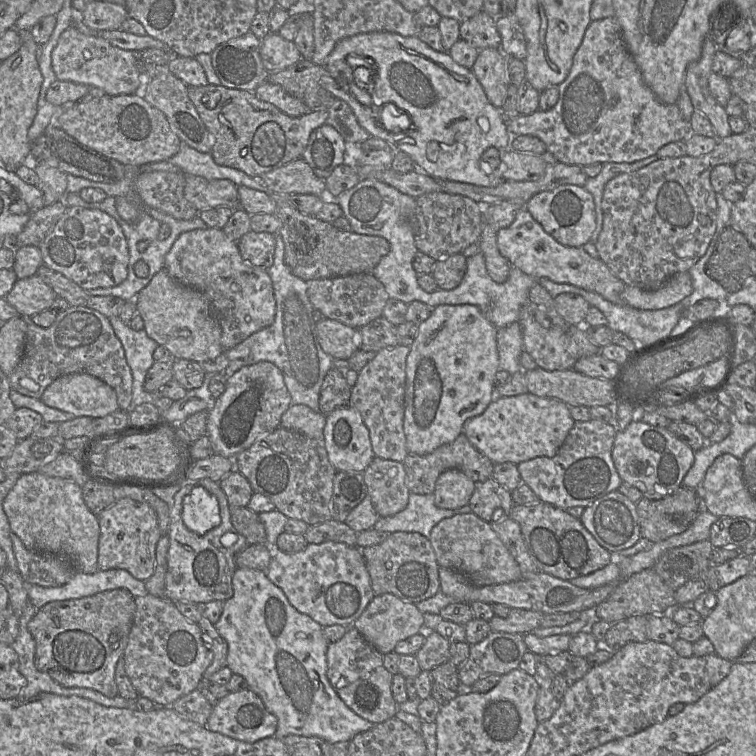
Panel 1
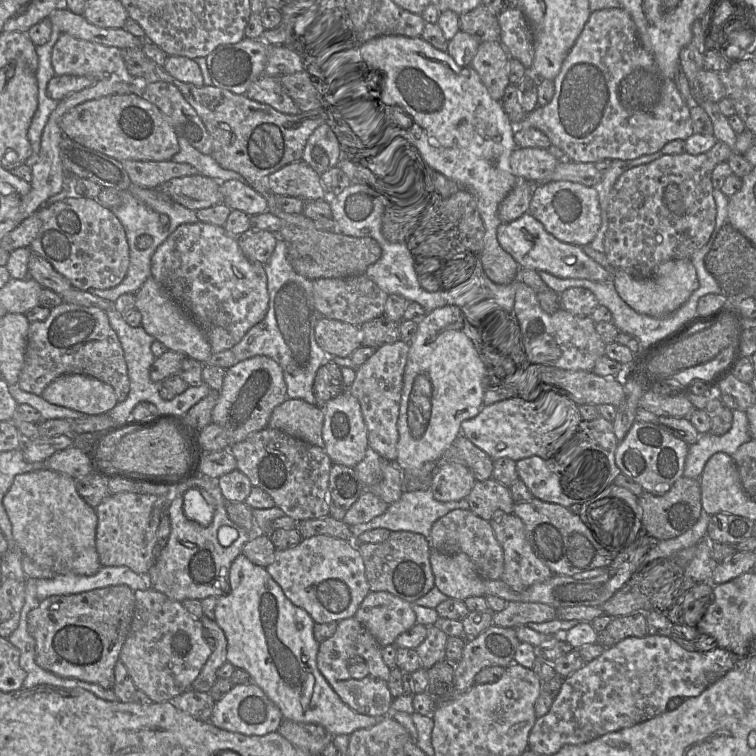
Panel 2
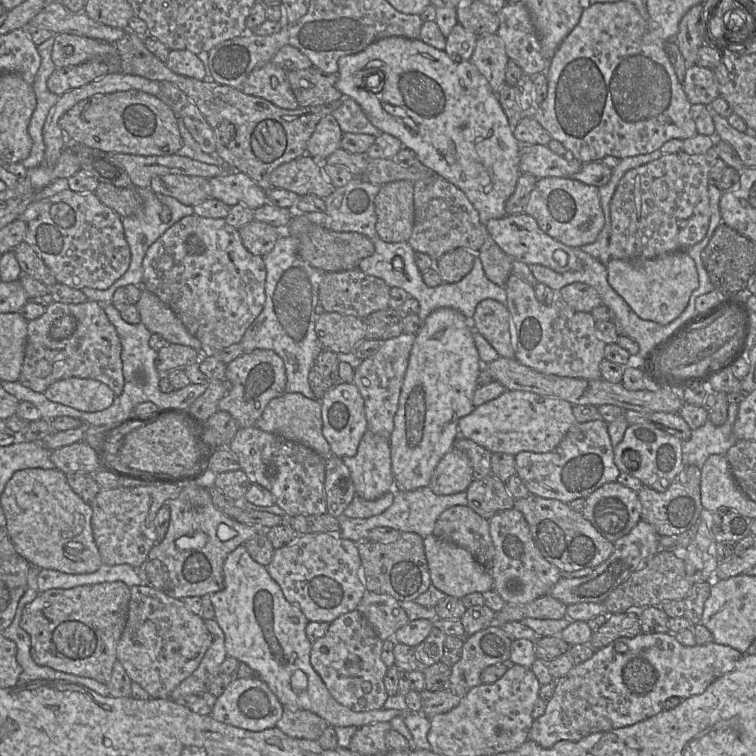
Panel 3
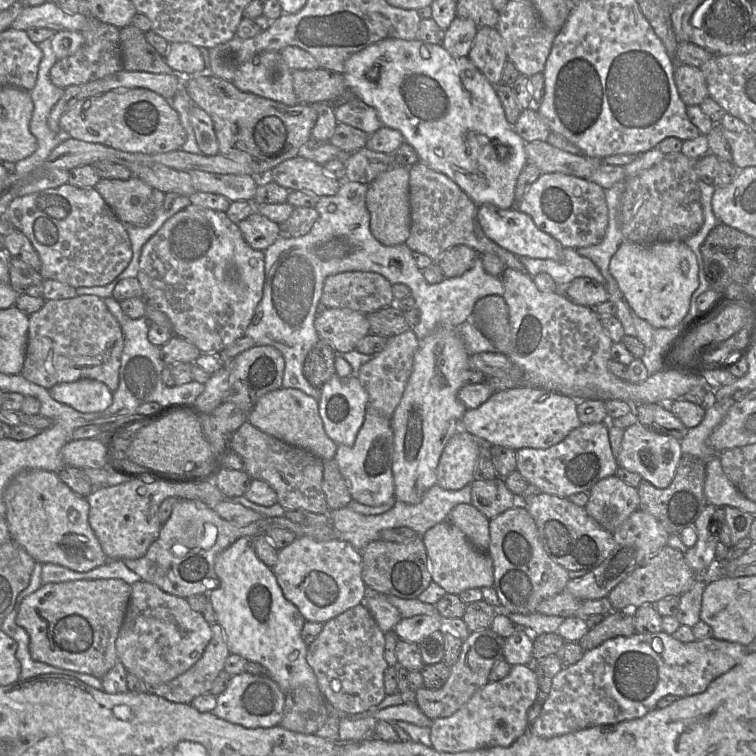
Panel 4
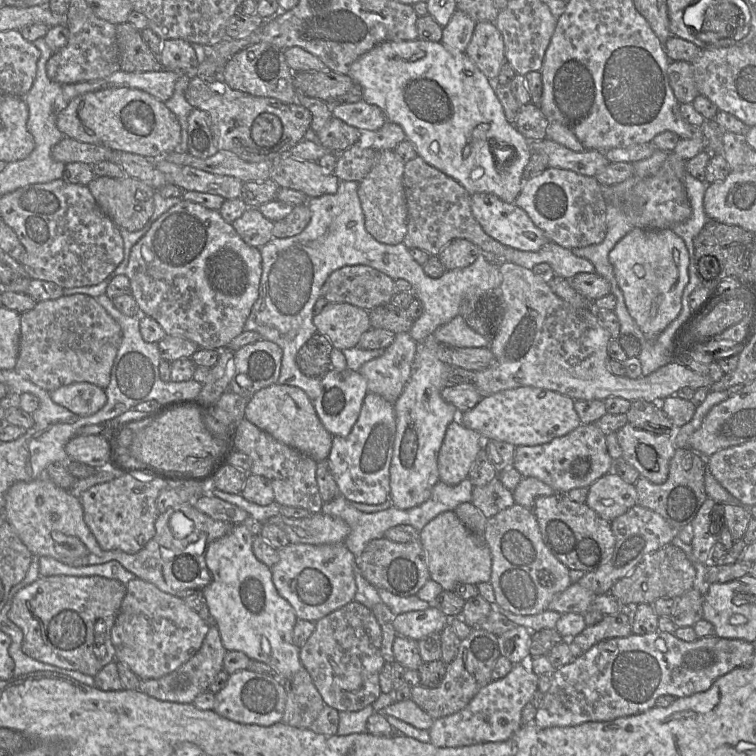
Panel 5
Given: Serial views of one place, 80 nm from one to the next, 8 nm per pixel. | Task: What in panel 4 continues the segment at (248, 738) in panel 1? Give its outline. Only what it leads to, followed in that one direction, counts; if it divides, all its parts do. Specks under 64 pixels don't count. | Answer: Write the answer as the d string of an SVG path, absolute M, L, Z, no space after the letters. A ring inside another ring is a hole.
M243 672L231 675L227 688L216 696L213 714L245 728L263 728L279 725L283 717L285 693L271 677Z

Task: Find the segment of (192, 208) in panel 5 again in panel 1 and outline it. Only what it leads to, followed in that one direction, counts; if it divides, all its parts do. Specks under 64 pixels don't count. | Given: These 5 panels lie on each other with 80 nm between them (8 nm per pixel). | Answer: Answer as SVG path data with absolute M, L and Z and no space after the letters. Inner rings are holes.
M206 227L181 233L165 256L164 269L178 283L199 290L209 299L222 330L221 346L224 350L235 347L274 322L276 302L267 269L247 262L240 253L238 241L230 238L223 229Z

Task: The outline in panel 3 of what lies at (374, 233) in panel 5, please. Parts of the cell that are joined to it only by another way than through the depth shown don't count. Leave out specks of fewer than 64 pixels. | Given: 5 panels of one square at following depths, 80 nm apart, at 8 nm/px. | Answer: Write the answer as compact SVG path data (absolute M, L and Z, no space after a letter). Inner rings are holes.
M407 180L381 185L375 197L376 231L387 243L407 242L414 226L414 187Z

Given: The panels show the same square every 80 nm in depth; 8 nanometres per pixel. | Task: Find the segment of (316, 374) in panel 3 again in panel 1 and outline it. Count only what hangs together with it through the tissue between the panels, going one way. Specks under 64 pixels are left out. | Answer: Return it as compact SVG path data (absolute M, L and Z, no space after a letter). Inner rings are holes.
M333 367L326 374L319 395L320 412L327 416L337 408L350 405L351 387L344 371Z

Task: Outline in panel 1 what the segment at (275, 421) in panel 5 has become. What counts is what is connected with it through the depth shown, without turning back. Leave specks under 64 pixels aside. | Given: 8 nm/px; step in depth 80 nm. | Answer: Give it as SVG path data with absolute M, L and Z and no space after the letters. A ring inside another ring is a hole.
M292 404L282 415L279 427L323 441L325 424L326 416L321 412L315 412L303 404Z

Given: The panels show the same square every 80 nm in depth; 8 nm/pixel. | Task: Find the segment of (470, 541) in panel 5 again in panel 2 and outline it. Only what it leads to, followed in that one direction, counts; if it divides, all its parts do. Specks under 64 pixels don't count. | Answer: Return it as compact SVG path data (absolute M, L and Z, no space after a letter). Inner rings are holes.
M431 547L430 564L435 586L449 598L464 601L472 596L485 596L485 580L477 573L474 563L468 555L464 553L445 554Z

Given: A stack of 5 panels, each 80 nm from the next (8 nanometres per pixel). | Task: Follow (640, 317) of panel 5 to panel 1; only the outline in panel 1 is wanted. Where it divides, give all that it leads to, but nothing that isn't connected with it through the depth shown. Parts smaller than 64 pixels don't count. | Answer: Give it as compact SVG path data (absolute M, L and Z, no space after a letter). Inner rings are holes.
M679 272L669 278L659 289L653 291L626 285L622 292L622 300L635 309L658 310L679 303L692 291L690 273Z

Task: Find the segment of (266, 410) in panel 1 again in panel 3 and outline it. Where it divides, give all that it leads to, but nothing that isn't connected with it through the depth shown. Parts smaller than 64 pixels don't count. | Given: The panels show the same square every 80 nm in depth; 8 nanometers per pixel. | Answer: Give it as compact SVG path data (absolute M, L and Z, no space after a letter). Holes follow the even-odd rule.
M256 349L242 354L227 364L225 379L227 393L219 401L218 409L228 412L240 428L247 428L255 426L273 398L285 393L286 370L282 358L273 350Z

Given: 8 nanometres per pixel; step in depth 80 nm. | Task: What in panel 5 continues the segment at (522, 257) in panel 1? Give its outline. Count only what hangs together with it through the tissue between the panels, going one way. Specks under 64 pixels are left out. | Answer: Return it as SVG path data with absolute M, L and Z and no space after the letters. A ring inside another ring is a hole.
M491 193L471 195L471 210L483 231L504 245L520 251L537 252L550 241L544 232L537 228L528 214L514 203L506 203Z

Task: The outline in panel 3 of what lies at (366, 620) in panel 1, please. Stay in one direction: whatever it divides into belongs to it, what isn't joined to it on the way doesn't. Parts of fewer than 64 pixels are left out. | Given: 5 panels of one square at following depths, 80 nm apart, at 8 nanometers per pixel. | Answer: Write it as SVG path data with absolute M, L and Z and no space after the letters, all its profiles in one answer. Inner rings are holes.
M366 590L357 609L383 642L393 639L396 631L410 621L400 602L388 594Z

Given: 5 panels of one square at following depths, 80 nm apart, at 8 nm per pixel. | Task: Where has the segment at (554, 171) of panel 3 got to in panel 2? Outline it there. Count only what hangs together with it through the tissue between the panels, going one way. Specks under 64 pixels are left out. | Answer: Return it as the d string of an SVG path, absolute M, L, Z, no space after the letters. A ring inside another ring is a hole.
M516 148L509 160L511 172L518 180L533 183L545 182L559 162L543 148Z

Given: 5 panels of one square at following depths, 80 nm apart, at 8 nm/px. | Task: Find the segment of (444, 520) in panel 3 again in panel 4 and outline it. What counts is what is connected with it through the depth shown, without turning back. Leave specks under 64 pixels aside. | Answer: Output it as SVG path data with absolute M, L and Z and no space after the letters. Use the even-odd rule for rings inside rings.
M471 503L455 506L447 520L459 528L476 549L488 552L490 520Z

